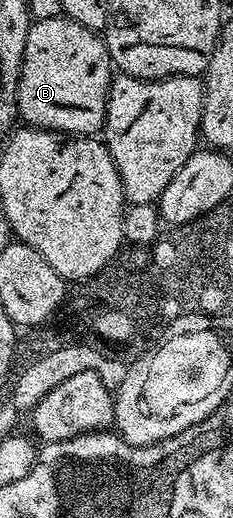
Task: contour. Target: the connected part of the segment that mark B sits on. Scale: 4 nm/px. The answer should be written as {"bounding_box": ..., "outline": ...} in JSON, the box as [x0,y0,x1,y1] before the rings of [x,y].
{"bounding_box":[18,16,112,135],"outline":[[[68,16],[57,17],[56,19],[44,19],[34,21],[28,31],[28,47],[24,47],[24,67],[18,84],[18,115],[27,126],[36,129],[49,129],[50,132],[59,135],[94,135],[105,126],[106,123],[106,100],[110,94],[110,82],[112,80],[112,62],[110,52],[106,49],[106,42],[95,30],[76,23]]]}

